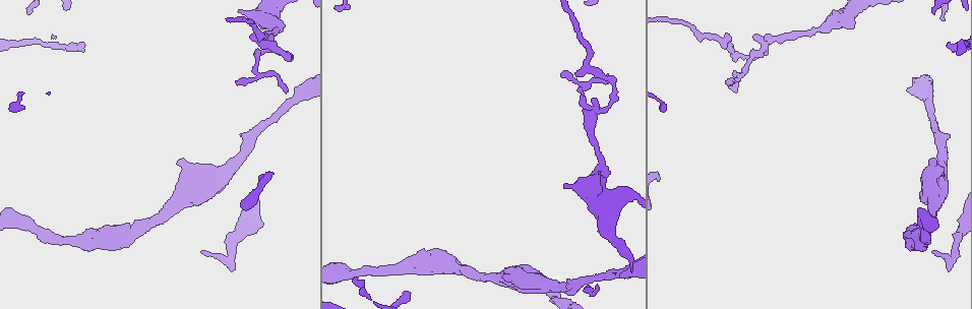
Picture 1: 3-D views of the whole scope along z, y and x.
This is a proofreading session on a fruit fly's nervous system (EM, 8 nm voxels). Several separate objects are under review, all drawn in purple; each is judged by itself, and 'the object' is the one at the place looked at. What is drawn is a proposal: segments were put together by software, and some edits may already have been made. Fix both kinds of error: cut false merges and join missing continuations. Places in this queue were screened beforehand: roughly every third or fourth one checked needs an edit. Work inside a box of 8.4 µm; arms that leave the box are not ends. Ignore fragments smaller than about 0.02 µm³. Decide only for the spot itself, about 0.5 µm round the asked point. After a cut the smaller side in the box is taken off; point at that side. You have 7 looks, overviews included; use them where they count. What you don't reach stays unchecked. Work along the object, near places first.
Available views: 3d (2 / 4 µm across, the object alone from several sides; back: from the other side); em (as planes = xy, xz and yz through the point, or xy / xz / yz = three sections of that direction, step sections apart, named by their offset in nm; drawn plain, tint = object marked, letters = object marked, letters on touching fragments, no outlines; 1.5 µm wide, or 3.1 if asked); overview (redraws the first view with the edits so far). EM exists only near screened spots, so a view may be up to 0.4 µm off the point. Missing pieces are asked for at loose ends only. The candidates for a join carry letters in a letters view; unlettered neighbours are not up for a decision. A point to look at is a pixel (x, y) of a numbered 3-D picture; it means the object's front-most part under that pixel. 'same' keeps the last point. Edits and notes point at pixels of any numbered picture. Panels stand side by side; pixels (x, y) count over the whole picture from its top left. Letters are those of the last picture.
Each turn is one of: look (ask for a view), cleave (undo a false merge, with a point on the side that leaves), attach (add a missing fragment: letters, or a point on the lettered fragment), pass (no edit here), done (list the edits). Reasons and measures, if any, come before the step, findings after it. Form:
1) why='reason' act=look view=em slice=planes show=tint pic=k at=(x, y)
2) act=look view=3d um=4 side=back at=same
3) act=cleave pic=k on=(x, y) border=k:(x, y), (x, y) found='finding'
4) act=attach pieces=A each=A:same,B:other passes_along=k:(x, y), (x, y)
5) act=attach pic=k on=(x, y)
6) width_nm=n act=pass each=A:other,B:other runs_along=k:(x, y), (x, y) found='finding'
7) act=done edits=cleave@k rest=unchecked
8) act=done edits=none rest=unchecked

why='tapers out' act=look view=em slice=planes show=tint pic=1 at=(236, 83)

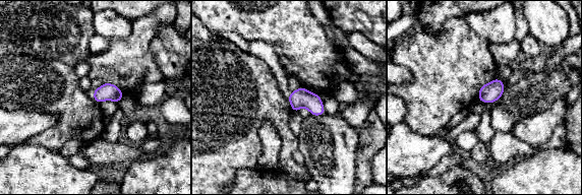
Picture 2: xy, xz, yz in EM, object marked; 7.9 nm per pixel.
why='what lies round it' act=look view=em slice=planes show=letters at=same

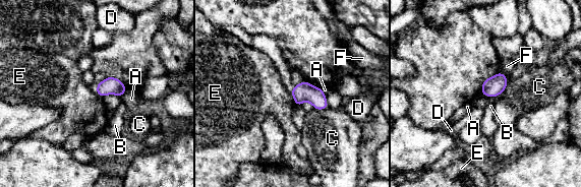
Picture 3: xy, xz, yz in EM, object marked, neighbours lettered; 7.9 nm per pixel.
width_nm=140 longest_contact=E:130nm act=pass each=A:other,B:other,C:other,D:other,E:other,F:other found='none of them fits'

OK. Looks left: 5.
why='sudden change in width' act=look view=3d um=4 pic=1 at=(815, 30)

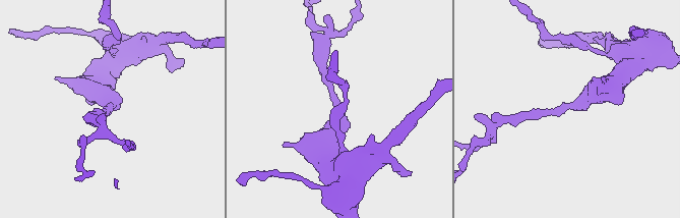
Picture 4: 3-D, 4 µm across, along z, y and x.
why='need the tissue' act=look view=em slice=xz step=8 show=tint pic=4 at=(570, 105)

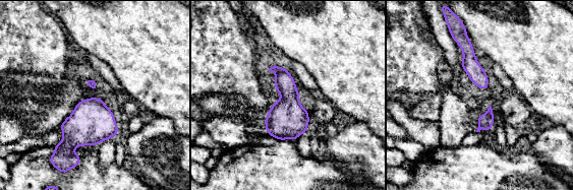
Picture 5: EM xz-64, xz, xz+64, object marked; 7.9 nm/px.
why='another direction' act=look view=em slice=planes show=letters at=same

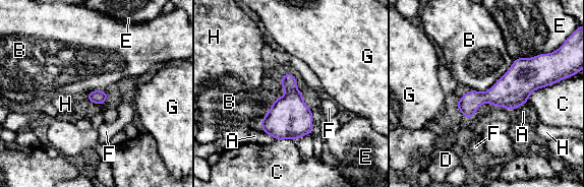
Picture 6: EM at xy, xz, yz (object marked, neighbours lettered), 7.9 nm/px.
width_nm=110 act=pass each=A:other,B:other,C:other,D:other,E:other,F:other,G:other,H:other runs_along=6:(545, 80), (460, 106) found='continuous, no second neuron'

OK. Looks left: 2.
act=done edits=none rest=unchecked

